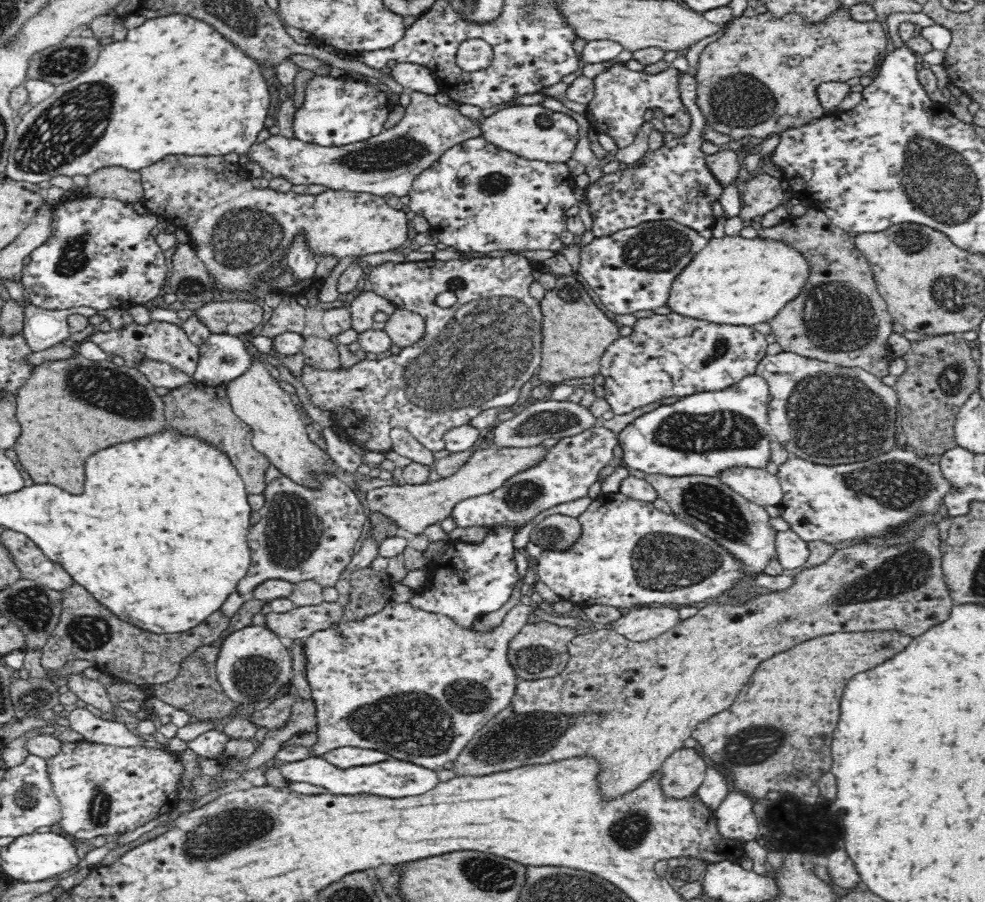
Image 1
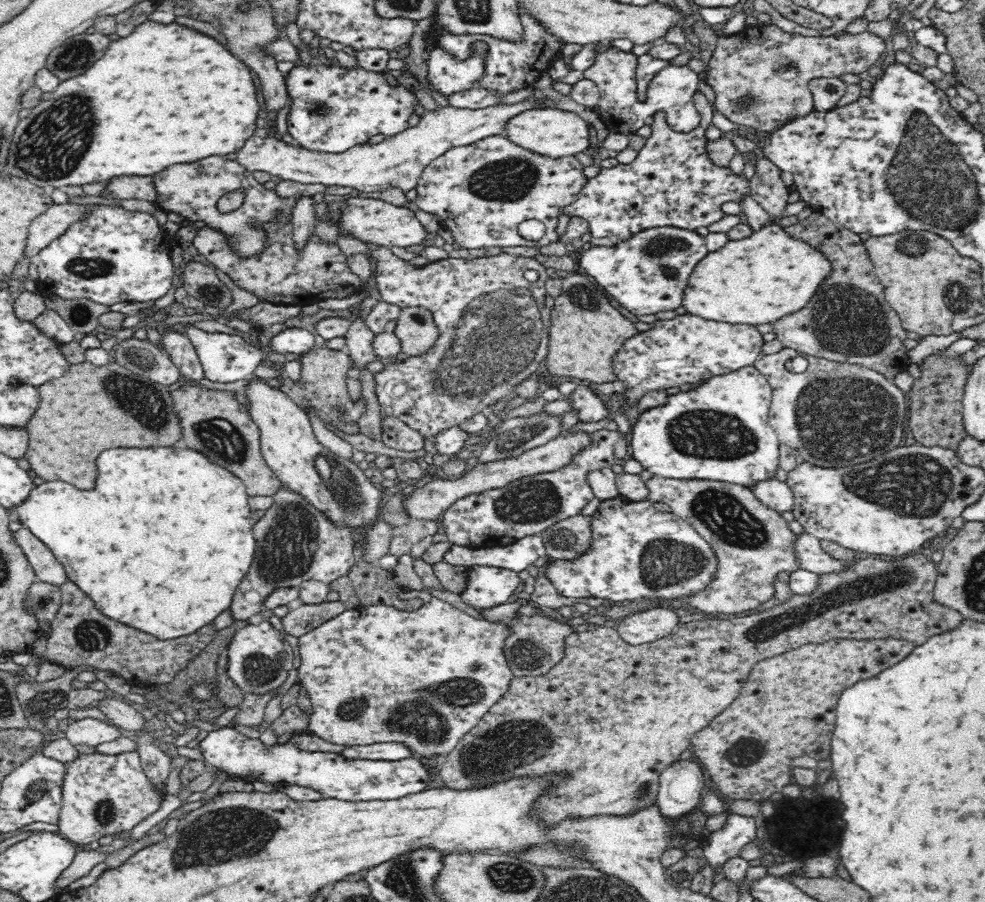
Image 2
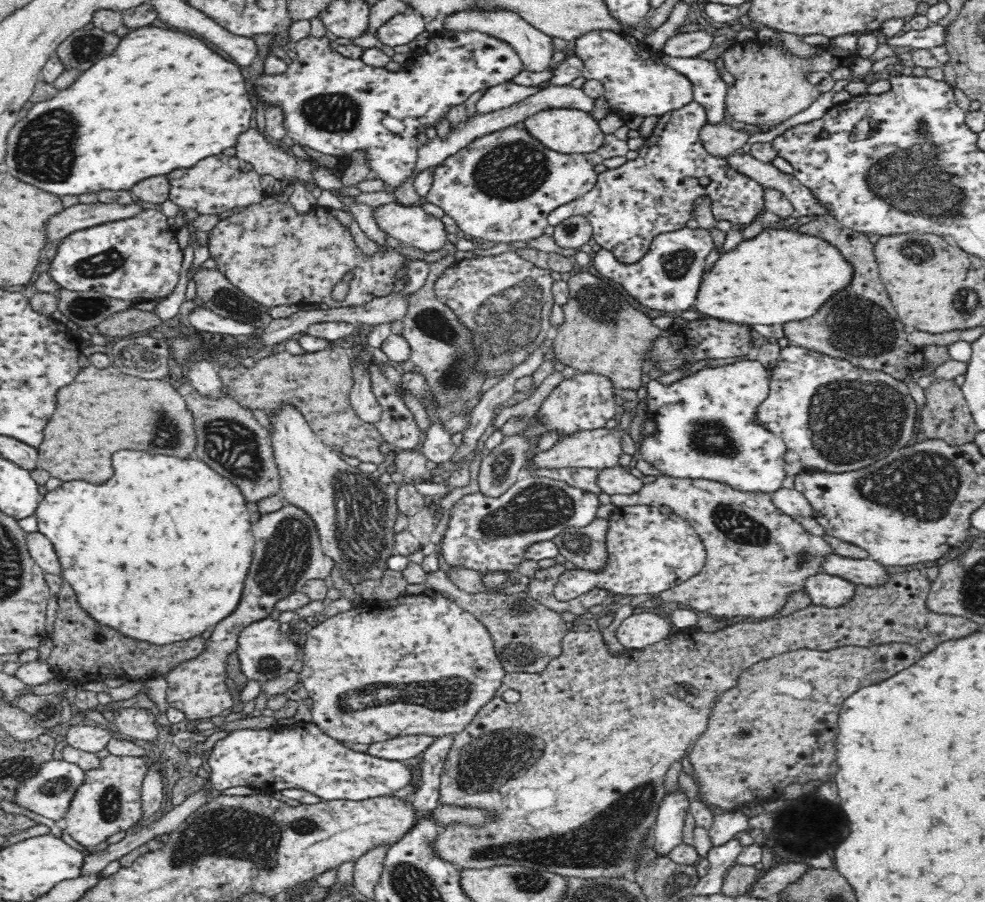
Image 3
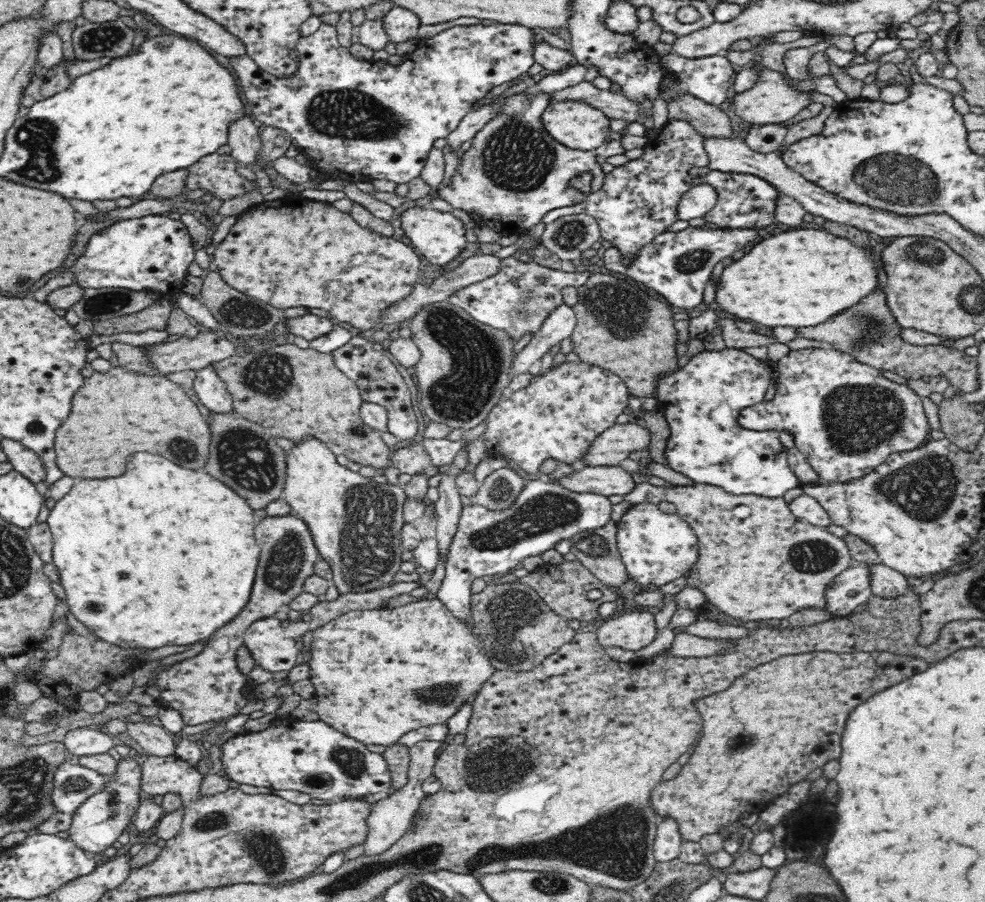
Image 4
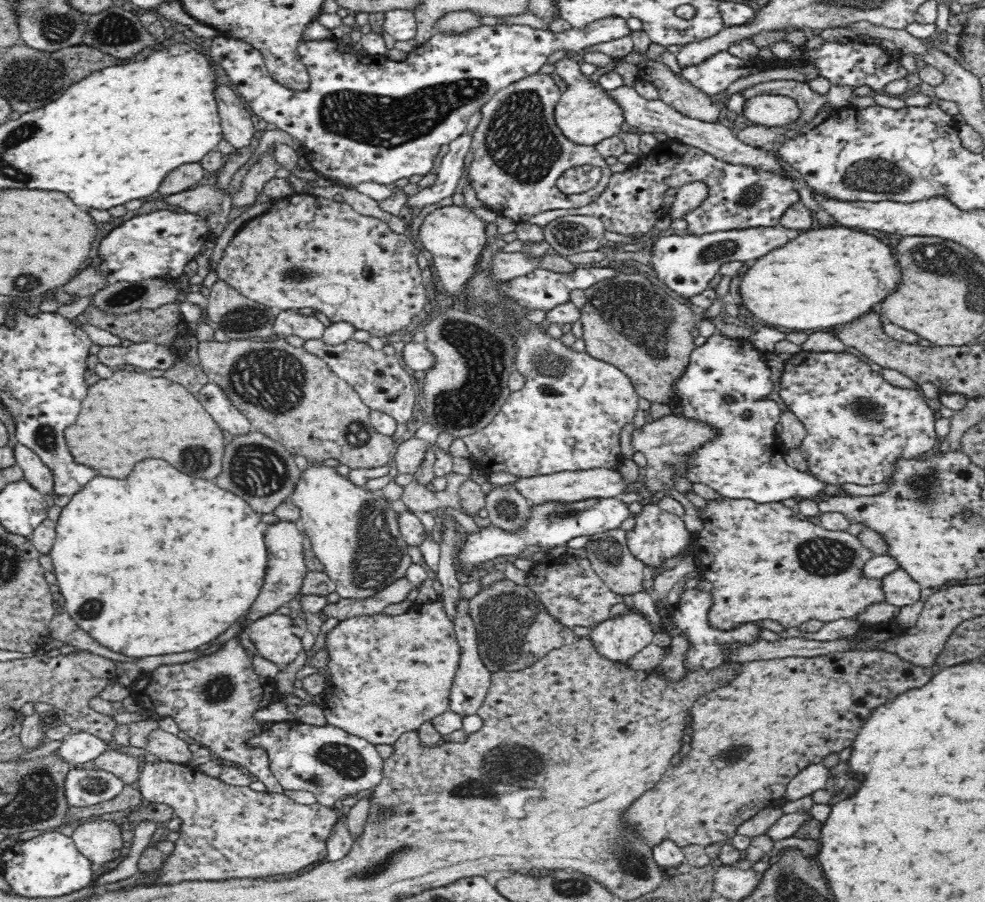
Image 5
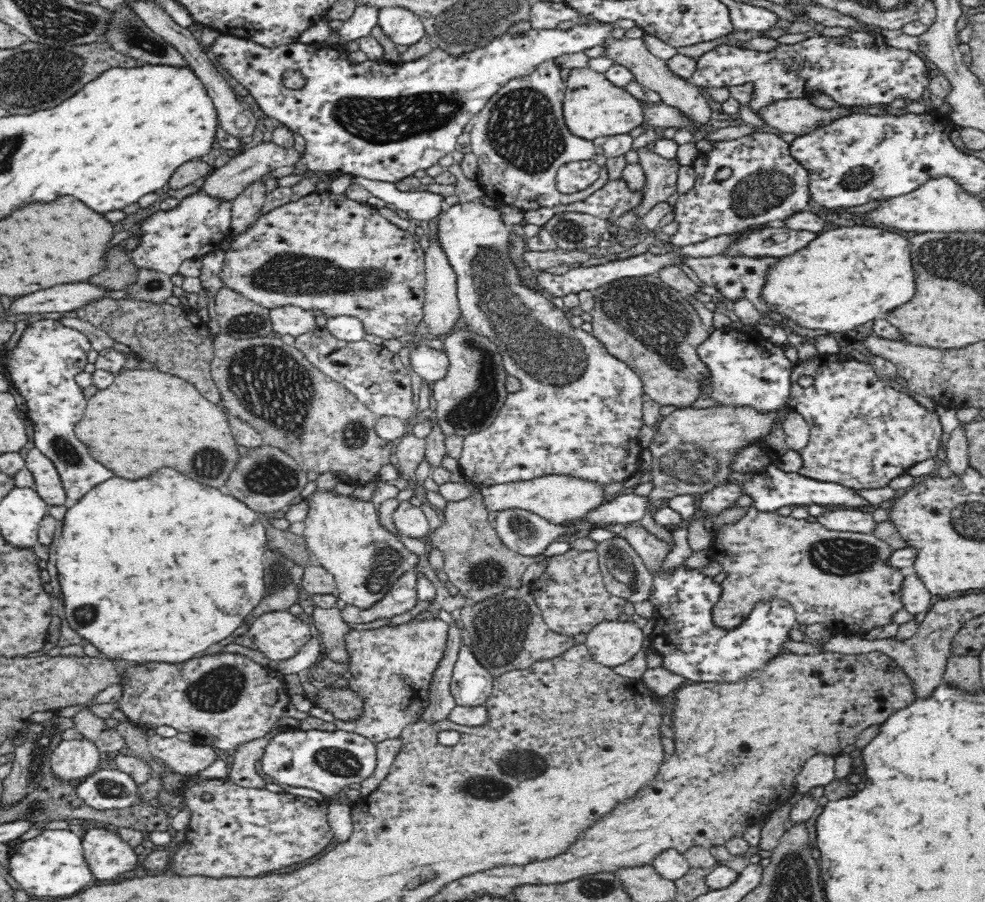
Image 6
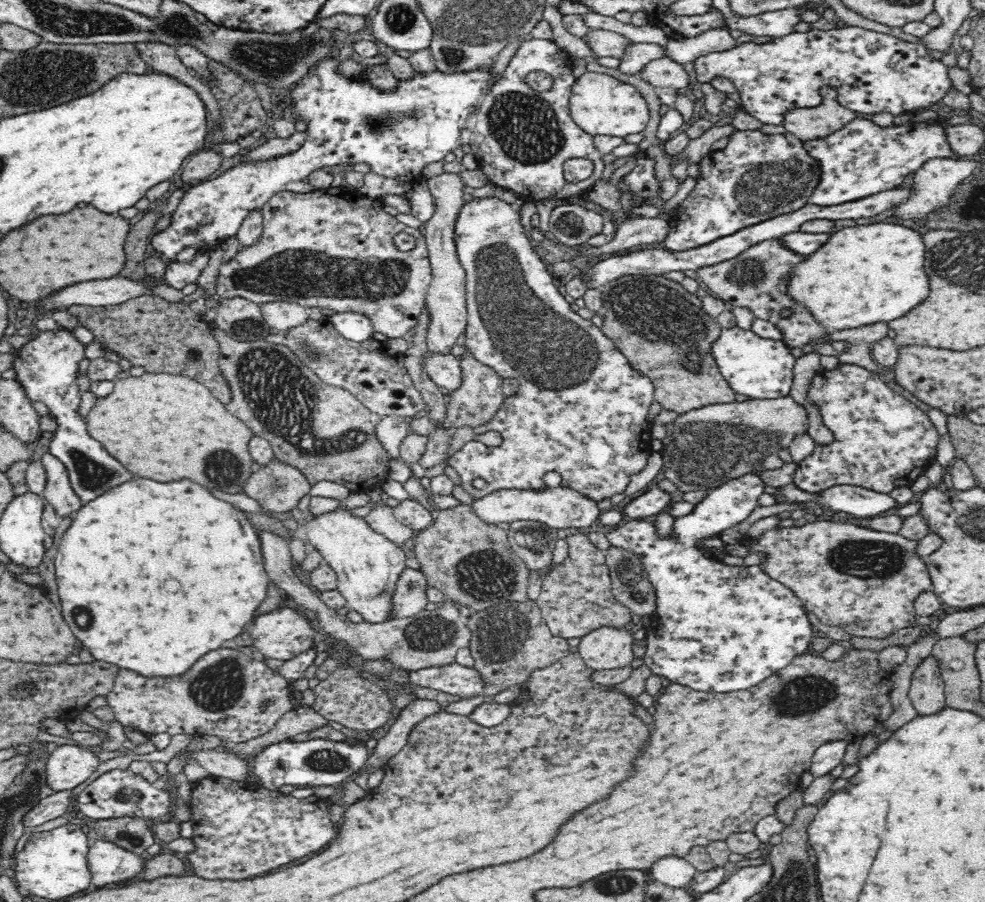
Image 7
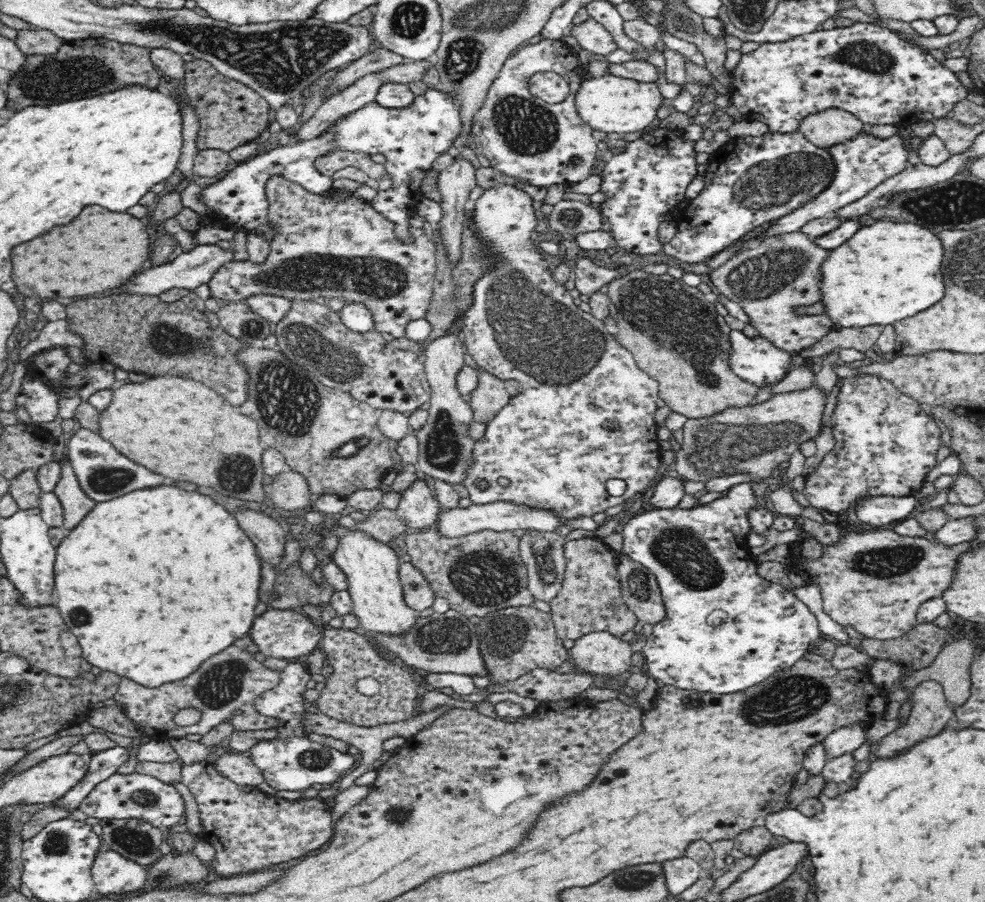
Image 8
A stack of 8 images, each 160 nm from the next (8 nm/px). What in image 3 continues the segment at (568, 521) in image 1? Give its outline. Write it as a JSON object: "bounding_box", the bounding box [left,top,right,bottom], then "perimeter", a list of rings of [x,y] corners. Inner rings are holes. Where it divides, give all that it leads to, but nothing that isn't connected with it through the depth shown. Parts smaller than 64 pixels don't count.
{"bounding_box":[553,518,608,572],"perimeter":[[[596,518],[584,528],[572,527],[564,530],[553,541],[560,547],[560,554],[571,567],[600,572],[608,564],[608,528],[608,519]]]}

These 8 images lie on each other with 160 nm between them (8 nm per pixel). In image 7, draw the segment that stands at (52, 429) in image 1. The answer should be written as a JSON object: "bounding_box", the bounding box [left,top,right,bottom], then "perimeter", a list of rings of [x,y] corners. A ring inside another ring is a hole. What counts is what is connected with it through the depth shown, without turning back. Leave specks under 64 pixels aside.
{"bounding_box":[86,372,255,494],"perimeter":[[[148,372],[139,377],[119,379],[113,386],[114,392],[100,398],[88,412],[86,424],[89,433],[102,442],[130,472],[158,482],[192,480],[208,490],[220,490],[226,494],[244,493],[250,476],[254,474],[250,440],[255,434],[240,418],[230,414],[206,386],[184,375]]]}

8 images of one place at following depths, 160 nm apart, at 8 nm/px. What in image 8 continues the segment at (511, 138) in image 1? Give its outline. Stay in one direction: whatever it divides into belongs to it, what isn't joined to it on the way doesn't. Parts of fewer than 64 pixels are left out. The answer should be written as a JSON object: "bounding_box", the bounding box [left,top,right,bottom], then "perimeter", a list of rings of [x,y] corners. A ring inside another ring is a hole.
{"bounding_box":[576,75,664,132],"perimeter":[[[603,75],[584,80],[576,97],[578,114],[593,130],[602,132],[640,132],[656,120],[656,112],[664,102],[657,80],[638,82],[634,79]]]}

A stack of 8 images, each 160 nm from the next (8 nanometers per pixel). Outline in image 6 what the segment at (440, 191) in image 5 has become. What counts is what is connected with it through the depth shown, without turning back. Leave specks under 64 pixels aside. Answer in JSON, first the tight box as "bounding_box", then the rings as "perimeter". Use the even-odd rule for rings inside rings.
{"bounding_box":[352,176,444,222],"perimeter":[[[360,176],[352,177],[353,182],[362,183],[372,196],[385,201],[388,207],[404,211],[412,219],[430,222],[442,214],[444,196],[440,194],[402,192],[393,182],[380,182]]]}

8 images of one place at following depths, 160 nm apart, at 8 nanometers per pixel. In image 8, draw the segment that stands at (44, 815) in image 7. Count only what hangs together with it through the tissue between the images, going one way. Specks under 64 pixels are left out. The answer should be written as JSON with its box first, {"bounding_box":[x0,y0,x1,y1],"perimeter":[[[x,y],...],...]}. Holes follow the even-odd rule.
{"bounding_box":[53,746,130,810],"perimeter":[[[116,746],[94,754],[82,780],[72,790],[69,790],[64,797],[54,802],[53,805],[60,806],[64,810],[76,810],[80,801],[86,798],[86,795],[99,782],[116,774],[118,767],[122,766],[124,762],[128,762],[128,758],[130,758],[128,749],[122,748],[122,746]]]}

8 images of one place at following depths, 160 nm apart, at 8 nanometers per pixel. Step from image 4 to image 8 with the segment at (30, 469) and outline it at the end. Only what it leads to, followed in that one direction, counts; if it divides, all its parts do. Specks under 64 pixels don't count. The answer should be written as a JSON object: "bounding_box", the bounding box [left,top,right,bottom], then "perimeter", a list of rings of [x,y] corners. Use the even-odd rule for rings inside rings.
{"bounding_box":[53,457,98,531],"perimeter":[[[62,457],[59,460],[60,465],[62,465],[62,476],[60,476],[60,483],[53,491],[56,495],[58,495],[58,499],[60,499],[62,507],[64,507],[62,527],[65,530],[71,531],[75,526],[78,526],[82,520],[84,520],[84,517],[96,506],[98,502],[96,502],[93,498],[90,498],[90,495],[81,488],[73,466],[71,464],[65,464],[65,462],[61,462],[61,460]]]}

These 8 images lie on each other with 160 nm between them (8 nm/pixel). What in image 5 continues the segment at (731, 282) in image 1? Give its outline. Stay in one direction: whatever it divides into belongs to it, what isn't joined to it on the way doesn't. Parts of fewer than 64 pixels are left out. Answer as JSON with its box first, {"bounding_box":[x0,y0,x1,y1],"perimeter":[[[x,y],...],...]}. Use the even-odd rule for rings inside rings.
{"bounding_box":[740,228,902,330],"perimeter":[[[852,228],[810,229],[782,250],[760,258],[740,284],[742,305],[758,318],[794,330],[826,330],[850,324],[892,296],[902,284],[902,268],[880,238]]]}

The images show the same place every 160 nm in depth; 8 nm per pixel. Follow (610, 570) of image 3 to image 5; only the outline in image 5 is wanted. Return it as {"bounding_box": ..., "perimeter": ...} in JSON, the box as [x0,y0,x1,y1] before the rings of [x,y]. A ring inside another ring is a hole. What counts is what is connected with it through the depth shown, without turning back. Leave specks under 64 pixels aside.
{"bounding_box":[626,501,692,568],"perimeter":[[[654,501],[643,506],[641,512],[632,517],[635,520],[634,528],[626,532],[628,548],[650,568],[656,568],[664,560],[683,551],[692,538],[692,534],[686,529],[684,521],[679,516],[660,508],[660,505]]]}

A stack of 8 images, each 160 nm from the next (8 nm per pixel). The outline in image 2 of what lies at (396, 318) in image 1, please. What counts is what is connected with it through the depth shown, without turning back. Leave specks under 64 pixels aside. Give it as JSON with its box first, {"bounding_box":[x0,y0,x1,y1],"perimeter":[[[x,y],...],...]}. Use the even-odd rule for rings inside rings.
{"bounding_box":[394,305,441,357],"perimeter":[[[422,305],[402,307],[394,333],[408,357],[428,355],[441,338],[433,310]]]}

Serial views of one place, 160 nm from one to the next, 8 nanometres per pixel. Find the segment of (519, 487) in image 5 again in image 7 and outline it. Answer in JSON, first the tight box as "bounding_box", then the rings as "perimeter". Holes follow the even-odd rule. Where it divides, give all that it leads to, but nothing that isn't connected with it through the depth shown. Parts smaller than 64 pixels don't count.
{"bounding_box":[471,486,601,530],"perimeter":[[[558,486],[548,487],[548,491],[534,492],[524,490],[500,490],[480,498],[471,504],[471,512],[486,524],[512,524],[518,520],[534,520],[541,522],[554,530],[569,530],[570,528],[588,528],[592,526],[601,511],[598,502],[592,502],[578,495],[578,492]]]}

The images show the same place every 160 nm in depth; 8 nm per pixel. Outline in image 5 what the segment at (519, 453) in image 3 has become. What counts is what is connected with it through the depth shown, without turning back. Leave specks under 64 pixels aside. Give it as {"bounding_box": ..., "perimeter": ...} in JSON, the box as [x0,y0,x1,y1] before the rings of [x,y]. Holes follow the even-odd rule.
{"bounding_box":[486,484,532,534],"perimeter":[[[512,484],[499,486],[487,495],[486,509],[491,524],[508,534],[522,532],[532,518],[532,504],[516,493]]]}

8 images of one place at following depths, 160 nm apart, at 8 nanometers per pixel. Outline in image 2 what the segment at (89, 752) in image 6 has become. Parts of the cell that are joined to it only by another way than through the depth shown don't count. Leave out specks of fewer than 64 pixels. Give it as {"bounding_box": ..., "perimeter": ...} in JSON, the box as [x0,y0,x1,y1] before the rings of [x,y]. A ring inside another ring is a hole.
{"bounding_box":[66,718,124,748],"perimeter":[[[94,718],[79,719],[72,722],[66,732],[66,738],[73,746],[90,746],[96,748],[100,744],[114,740],[124,734],[120,729]]]}

